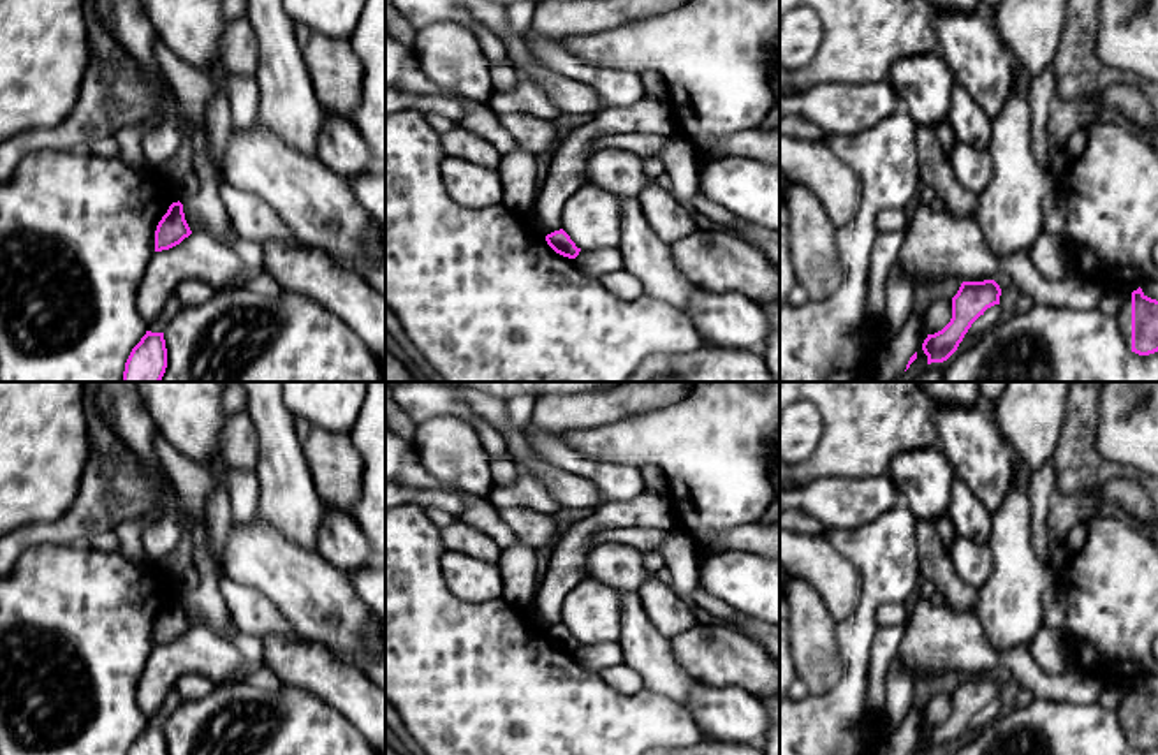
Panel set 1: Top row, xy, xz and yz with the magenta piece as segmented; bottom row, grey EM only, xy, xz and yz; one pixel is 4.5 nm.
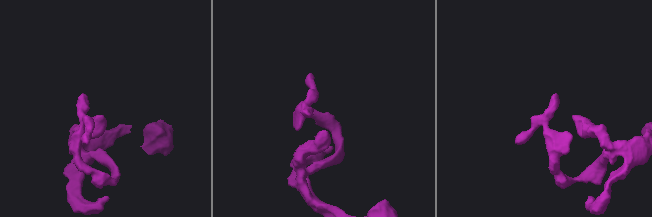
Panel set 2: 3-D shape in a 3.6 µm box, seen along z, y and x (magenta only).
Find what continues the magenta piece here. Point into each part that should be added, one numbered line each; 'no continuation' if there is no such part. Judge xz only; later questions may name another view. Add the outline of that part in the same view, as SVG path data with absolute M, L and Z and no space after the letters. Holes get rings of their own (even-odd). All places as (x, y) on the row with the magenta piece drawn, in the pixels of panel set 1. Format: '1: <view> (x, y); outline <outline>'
no continuation

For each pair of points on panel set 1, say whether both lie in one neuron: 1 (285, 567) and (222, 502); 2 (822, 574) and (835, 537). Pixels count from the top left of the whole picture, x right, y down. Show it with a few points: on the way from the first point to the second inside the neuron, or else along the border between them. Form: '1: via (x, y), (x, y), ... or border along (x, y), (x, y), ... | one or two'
1: border along (233, 523), (220, 564) | two
2: border along (824, 535), (859, 576) | two

